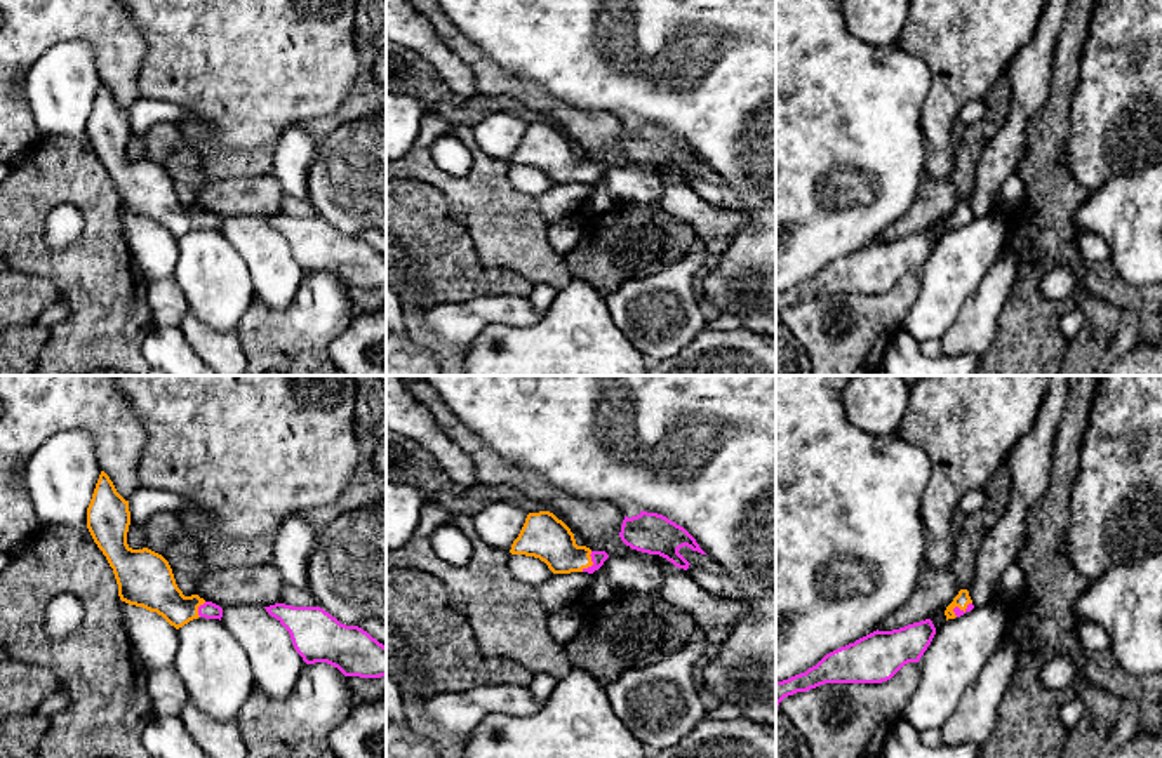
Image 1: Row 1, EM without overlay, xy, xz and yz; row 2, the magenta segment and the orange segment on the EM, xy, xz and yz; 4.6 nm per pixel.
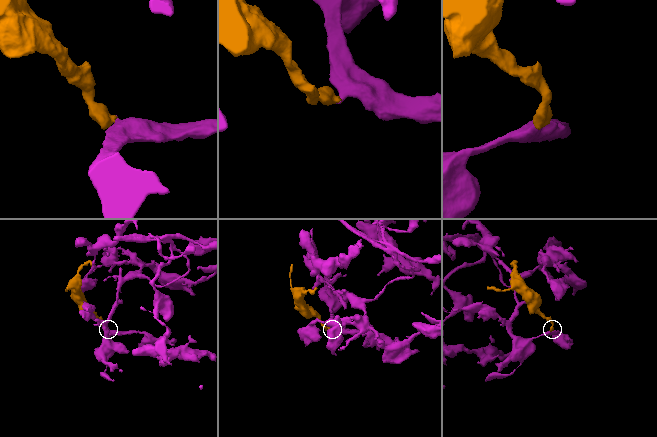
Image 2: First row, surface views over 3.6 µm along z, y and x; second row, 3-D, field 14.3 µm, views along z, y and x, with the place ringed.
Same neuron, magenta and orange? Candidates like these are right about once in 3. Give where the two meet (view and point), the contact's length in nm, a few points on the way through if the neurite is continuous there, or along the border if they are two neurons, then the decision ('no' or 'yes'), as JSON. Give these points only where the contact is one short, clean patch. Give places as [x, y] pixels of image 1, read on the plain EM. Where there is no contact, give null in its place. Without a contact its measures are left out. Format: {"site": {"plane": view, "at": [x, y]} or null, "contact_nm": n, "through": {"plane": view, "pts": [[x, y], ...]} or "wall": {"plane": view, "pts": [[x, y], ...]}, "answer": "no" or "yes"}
{"site": {"plane": "xz", "at": [594, 174]}, "contact_nm": 110, "through": {"plane": "xz", "pts": [[597, 167], [594, 174], [566, 167], [547, 148]]}, "answer": "yes"}

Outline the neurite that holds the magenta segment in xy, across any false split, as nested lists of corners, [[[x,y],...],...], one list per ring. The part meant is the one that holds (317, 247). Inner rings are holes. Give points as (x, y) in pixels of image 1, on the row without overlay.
[[[264,217],[290,245],[306,275],[327,273],[344,287],[386,287],[386,257],[358,236],[341,235],[320,217]]]

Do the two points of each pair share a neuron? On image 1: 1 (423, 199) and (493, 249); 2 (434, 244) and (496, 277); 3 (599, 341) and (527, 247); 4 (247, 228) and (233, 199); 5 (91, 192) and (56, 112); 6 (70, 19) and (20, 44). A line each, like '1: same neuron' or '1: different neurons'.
1: different neurons
2: same neuron
3: different neurons
4: different neurons
5: different neurons
6: same neuron

